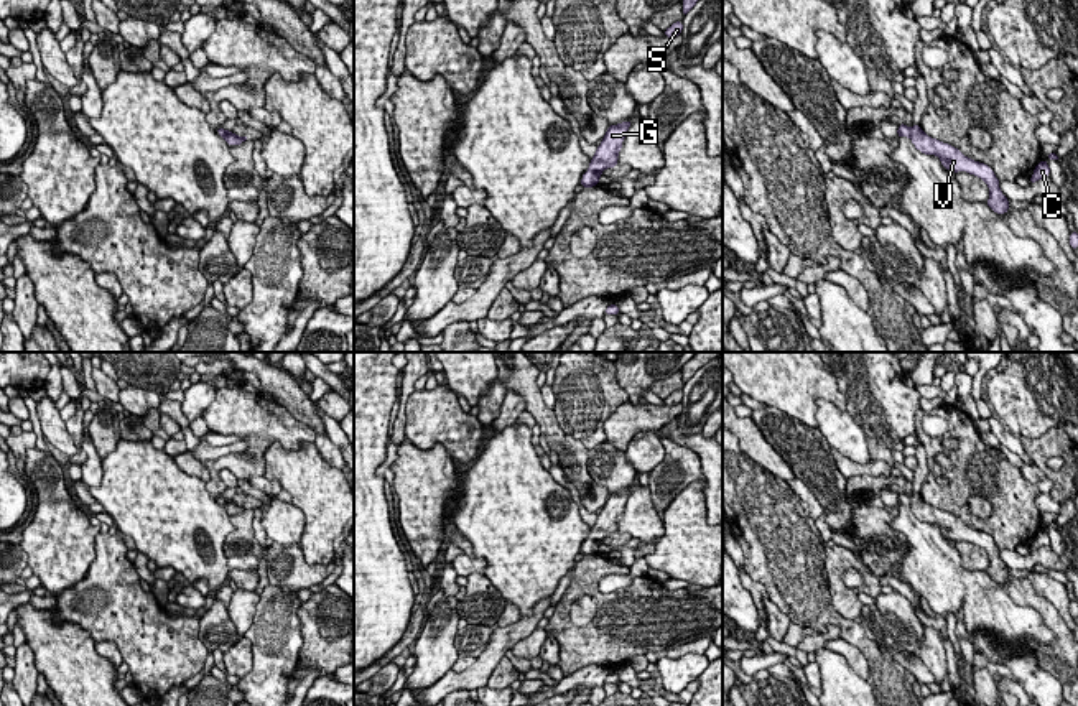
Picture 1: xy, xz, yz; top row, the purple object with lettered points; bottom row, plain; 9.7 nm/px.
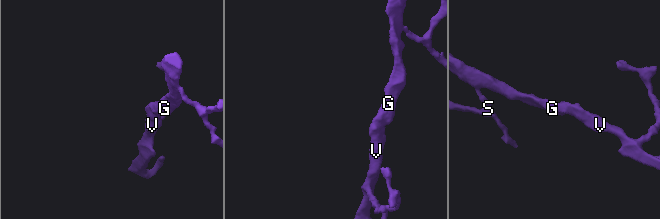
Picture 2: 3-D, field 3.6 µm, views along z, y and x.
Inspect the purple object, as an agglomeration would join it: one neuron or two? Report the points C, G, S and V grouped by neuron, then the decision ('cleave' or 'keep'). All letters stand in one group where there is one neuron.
groups C G S V; keep

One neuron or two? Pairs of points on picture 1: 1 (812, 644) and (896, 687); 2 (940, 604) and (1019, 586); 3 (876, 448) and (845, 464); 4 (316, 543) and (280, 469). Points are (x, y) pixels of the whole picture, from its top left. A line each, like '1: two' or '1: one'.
1: two
2: two
3: two
4: one

